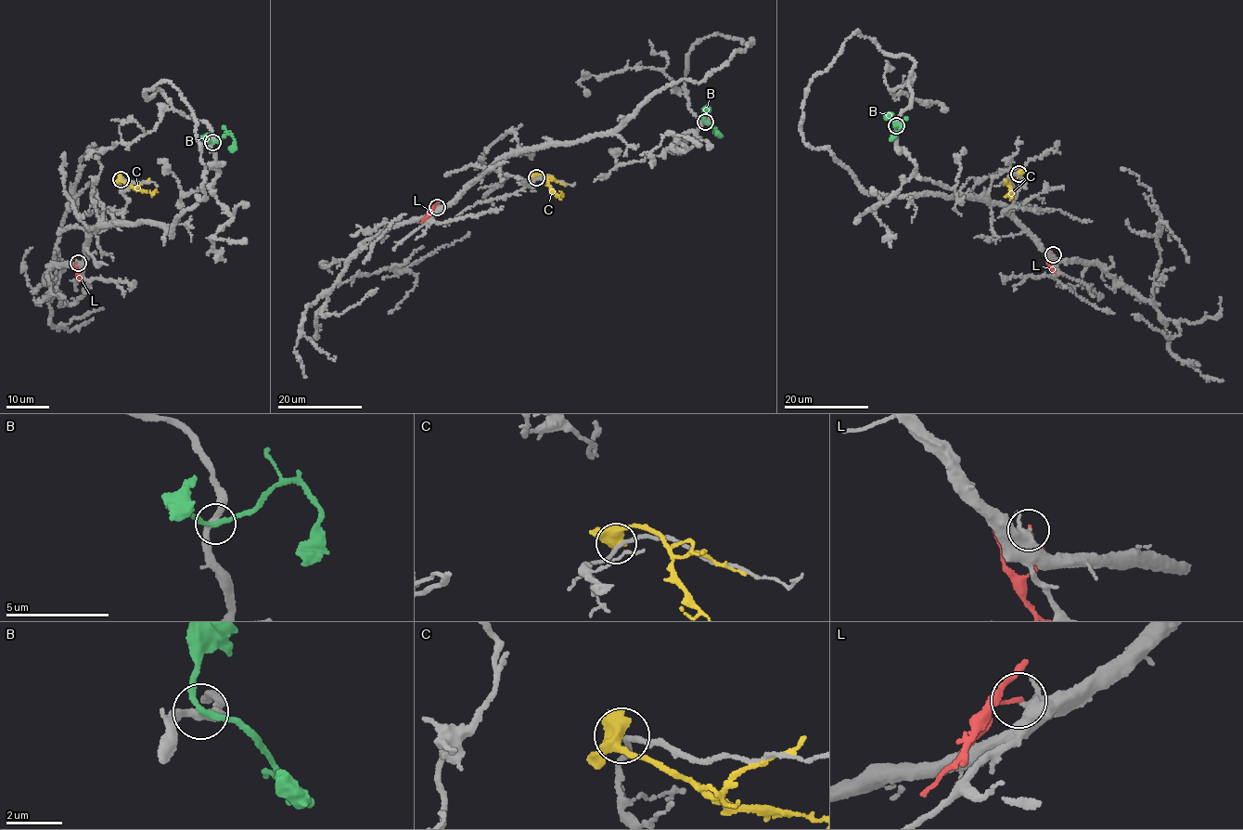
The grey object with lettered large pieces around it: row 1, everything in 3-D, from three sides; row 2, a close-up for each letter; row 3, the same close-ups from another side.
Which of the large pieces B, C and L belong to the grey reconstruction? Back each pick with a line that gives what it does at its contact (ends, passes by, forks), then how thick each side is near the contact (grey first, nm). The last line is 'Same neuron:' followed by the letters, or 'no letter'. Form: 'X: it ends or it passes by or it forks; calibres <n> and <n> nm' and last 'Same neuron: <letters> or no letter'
Same neuron: no letter

